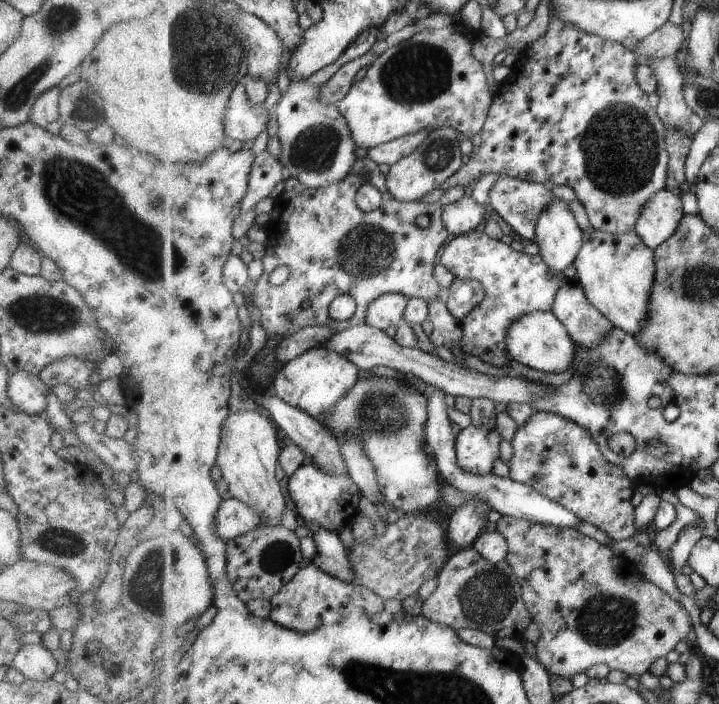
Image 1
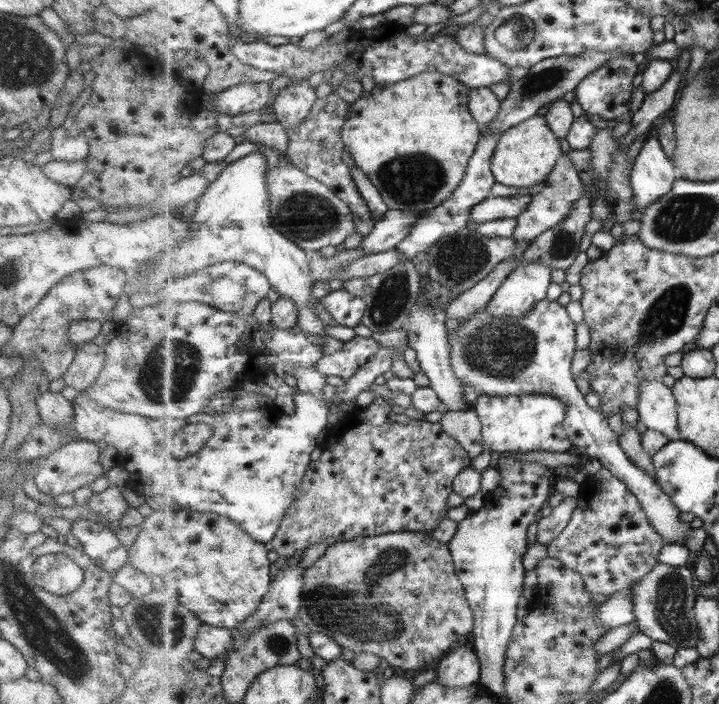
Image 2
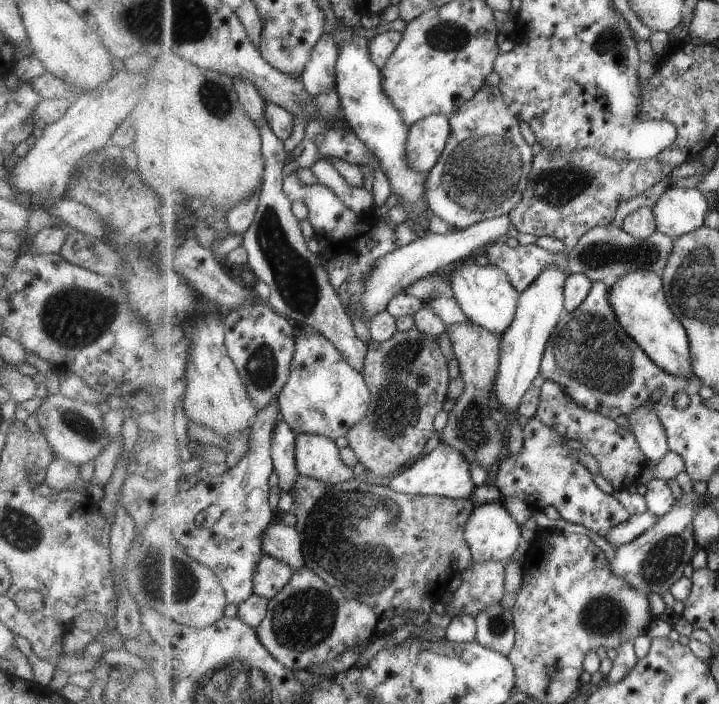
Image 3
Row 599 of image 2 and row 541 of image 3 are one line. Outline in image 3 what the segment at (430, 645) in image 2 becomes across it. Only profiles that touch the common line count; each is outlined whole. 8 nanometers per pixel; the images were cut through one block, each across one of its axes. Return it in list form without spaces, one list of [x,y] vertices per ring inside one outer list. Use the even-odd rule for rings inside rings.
[[[299,475],[295,486],[289,493],[293,498],[291,511],[297,518],[297,527],[302,536],[303,551],[305,555],[305,564],[311,570],[315,571],[331,586],[339,588],[347,598],[357,599],[359,602],[368,604],[378,614],[380,619],[393,618],[393,616],[403,616],[407,612],[426,612],[432,615],[433,604],[439,601],[441,594],[453,586],[459,580],[461,574],[474,564],[474,555],[471,552],[470,543],[465,538],[465,526],[470,521],[471,514],[474,513],[475,506],[469,498],[453,499],[435,495],[412,495],[409,493],[400,493],[387,487],[386,485],[373,485],[365,482],[364,479],[352,479],[344,483],[329,486],[321,480],[307,478]]]

